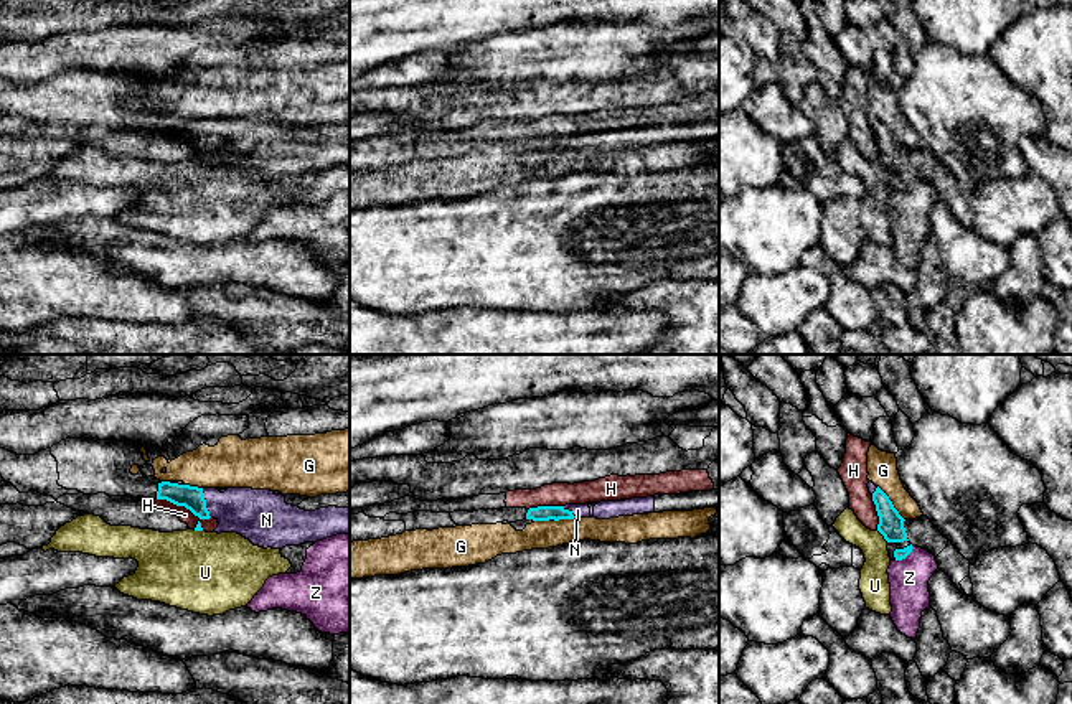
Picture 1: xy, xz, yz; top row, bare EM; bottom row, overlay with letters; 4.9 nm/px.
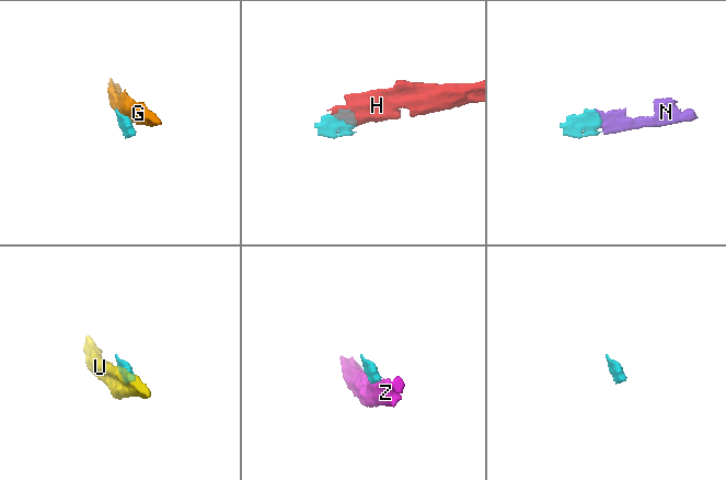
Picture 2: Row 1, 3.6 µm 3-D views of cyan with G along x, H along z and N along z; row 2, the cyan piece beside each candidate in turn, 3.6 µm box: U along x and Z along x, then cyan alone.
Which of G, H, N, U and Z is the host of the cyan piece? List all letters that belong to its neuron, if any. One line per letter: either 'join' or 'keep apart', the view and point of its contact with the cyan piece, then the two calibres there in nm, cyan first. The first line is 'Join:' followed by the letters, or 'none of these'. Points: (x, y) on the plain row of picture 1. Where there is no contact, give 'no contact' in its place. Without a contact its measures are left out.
Join: N
G: keep apart; meets cyan in yz at (891, 134); 130 nm thick on the cyan side, 140 nm on the other
H: keep apart; meets cyan in xy at (183, 136); 110 nm thick on the cyan side, 70 nm on the other
N: join; meets cyan in xy at (205, 134); 110 nm thick on the cyan side, 240 nm on the other
U: keep apart; meets cyan in yz at (883, 165); 130 nm thick on the cyan side, 140 nm on the other
Z: keep apart; meets cyan in yz at (906, 187); 60 nm thick on the cyan side, 190 nm on the other

